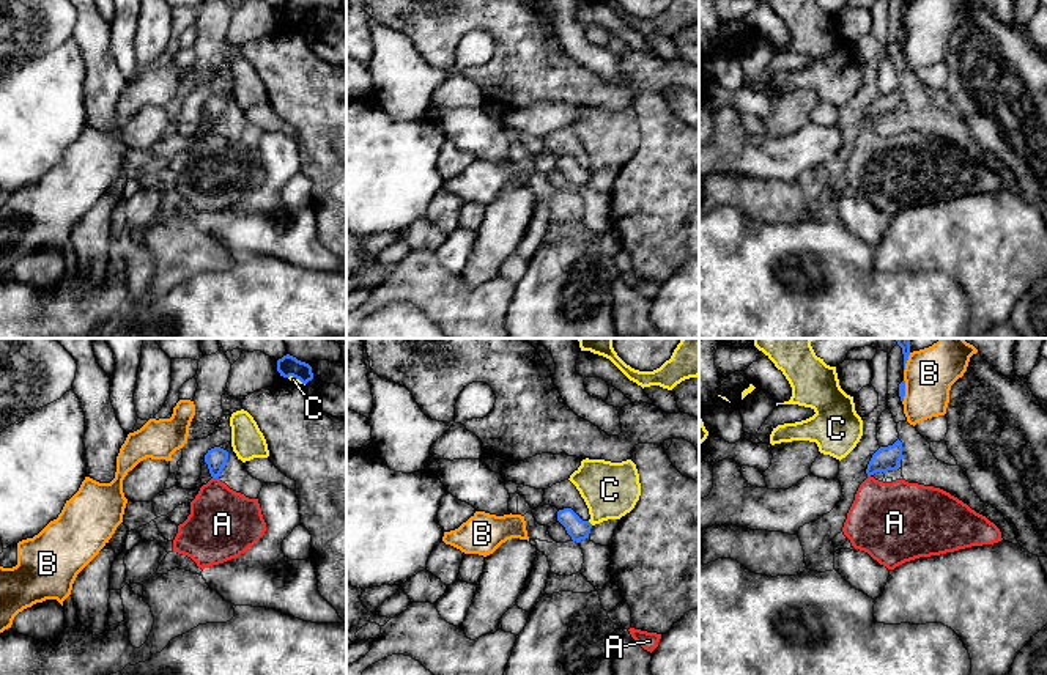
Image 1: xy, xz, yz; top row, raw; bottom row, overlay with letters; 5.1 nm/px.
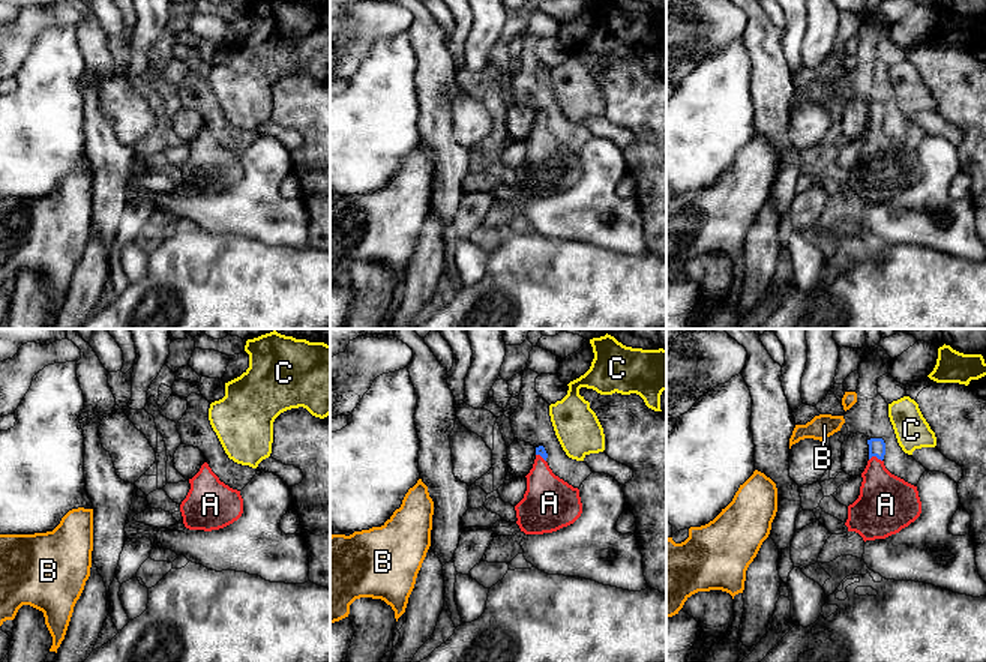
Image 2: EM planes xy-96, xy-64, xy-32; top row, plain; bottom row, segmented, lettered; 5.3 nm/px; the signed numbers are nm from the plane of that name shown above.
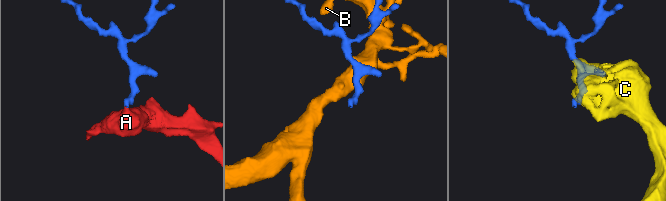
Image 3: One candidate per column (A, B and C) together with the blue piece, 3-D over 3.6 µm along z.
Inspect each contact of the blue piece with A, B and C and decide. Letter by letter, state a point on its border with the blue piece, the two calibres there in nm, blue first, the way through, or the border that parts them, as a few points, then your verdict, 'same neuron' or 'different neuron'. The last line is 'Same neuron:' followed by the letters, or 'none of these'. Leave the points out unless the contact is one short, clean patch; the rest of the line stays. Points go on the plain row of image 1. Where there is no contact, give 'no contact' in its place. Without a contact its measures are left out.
A: xy (214, 125) | 110/360 nm | across xy (216, 106), (214, 125), (214, 150), (222, 172) | same neuron
B: yz (904, 38) | 30/240 nm | different neuron
C: xz (589, 170) | 110/280 nm | different neuron
Same neuron: A

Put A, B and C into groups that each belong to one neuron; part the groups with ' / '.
A / B / C

